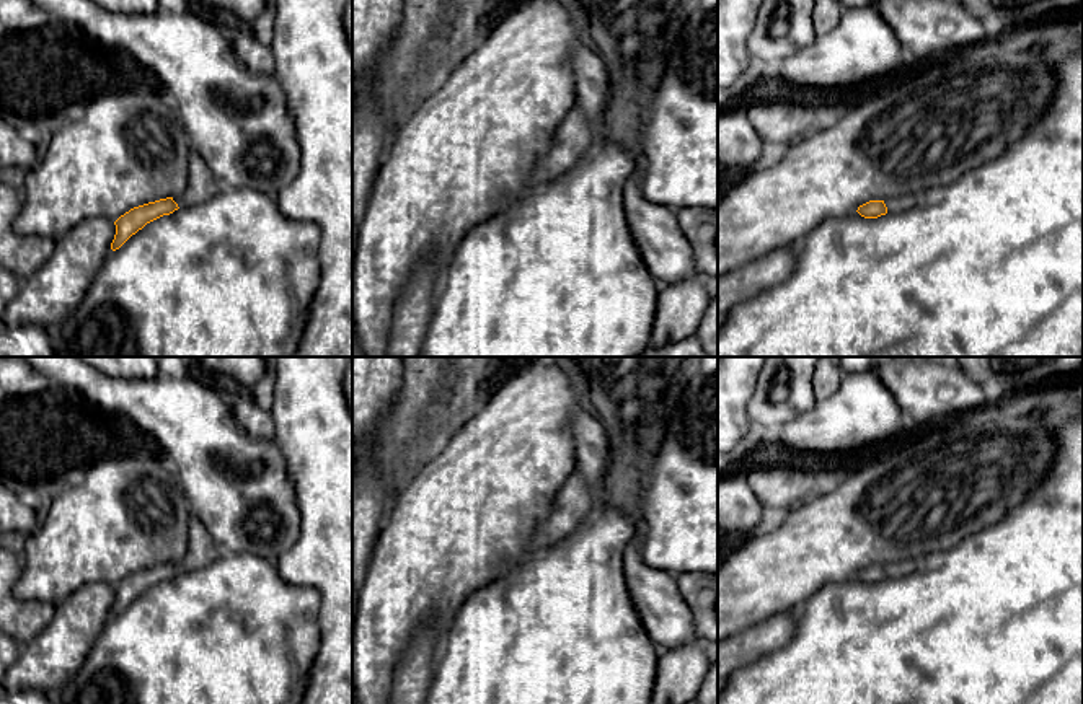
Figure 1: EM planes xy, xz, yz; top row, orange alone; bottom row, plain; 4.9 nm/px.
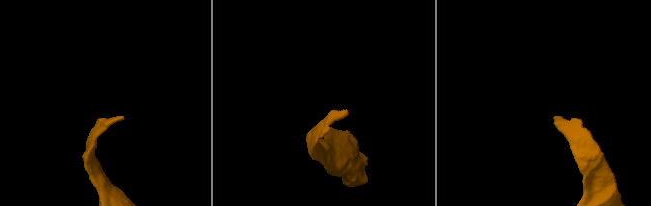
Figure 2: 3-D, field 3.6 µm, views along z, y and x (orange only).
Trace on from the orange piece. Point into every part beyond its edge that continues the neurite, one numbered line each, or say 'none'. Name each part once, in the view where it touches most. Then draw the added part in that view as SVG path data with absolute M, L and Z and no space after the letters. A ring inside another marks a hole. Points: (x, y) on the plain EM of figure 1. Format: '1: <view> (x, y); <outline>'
1: yz (894, 571); M887 564L884 569L887 572L887 579L900 579L912 570L912 567L905 564Z

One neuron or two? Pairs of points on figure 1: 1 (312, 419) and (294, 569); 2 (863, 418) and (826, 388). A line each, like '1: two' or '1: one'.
1: one
2: two

